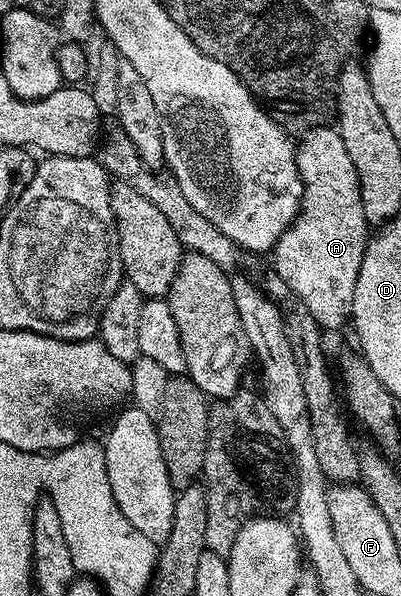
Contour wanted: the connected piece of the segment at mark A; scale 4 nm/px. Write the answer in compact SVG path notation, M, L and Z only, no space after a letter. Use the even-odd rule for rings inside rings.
M330 125L319 126L302 135L295 148L295 159L303 181L303 207L299 209L295 223L277 240L273 251L273 272L281 276L281 280L285 280L291 290L291 297L307 311L310 321L316 322L324 331L335 330L338 326L346 327L351 317L357 272L361 272L361 260L365 256L369 237L365 208L361 208L357 168L353 168L353 160L345 148L345 140L341 140L338 129Z

